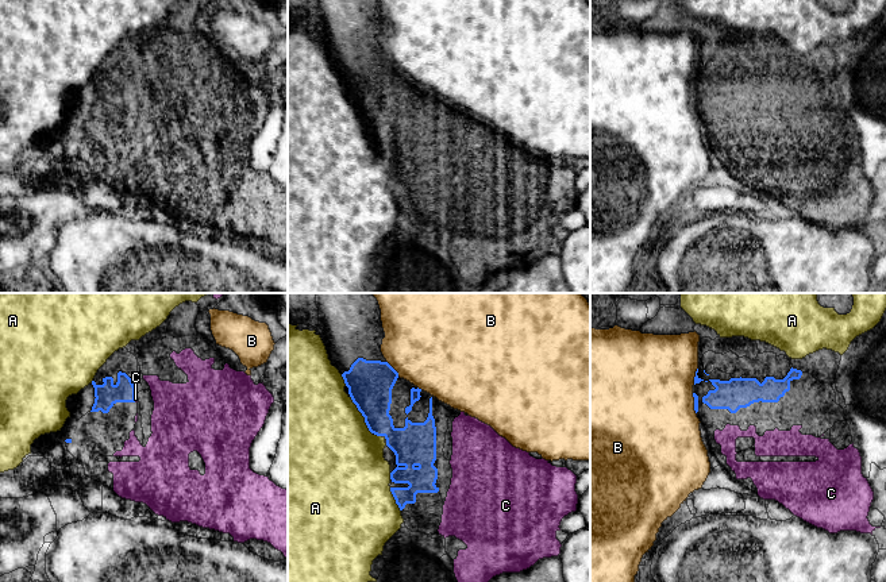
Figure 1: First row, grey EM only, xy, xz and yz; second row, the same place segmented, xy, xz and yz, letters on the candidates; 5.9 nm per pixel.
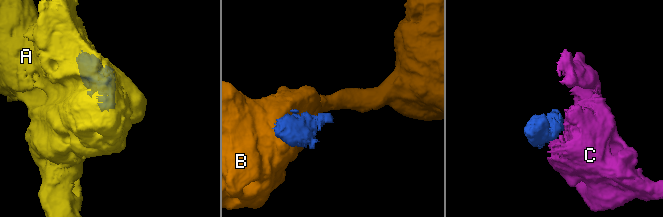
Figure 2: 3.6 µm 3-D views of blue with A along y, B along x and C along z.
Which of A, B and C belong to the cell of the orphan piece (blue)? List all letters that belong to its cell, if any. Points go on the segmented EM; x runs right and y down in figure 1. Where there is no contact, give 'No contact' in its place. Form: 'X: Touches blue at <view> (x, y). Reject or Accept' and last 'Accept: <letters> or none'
A: Touches blue at xz (362, 415). Reject
B: Touches blue at xz (393, 369). Reject
C: Touches blue at xy (134, 400). Accept
Accept: C

